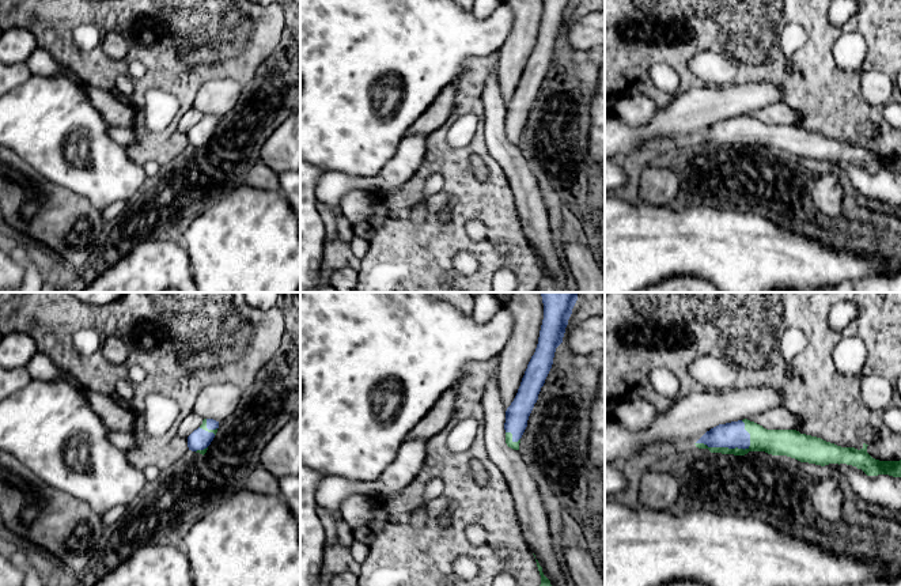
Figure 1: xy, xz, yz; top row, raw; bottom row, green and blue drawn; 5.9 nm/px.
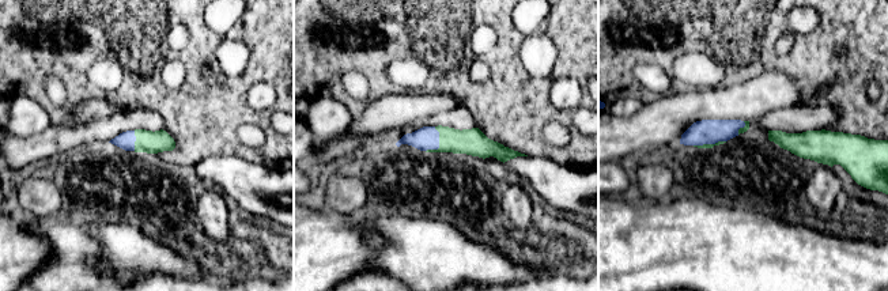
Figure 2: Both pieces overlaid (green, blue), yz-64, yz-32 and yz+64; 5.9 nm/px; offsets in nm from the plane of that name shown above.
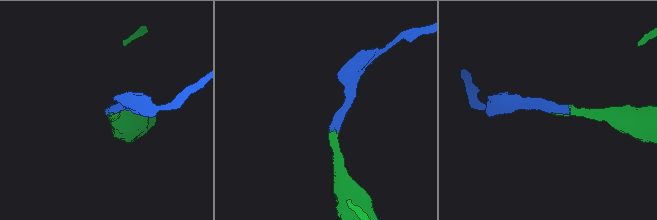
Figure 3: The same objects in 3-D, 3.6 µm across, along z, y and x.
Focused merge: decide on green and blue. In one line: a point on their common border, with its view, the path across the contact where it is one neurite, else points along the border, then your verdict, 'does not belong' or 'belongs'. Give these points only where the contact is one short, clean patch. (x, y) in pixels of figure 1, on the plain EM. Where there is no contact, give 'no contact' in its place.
yz (727, 143) | across yz (761, 135), (744, 144), (727, 143), (727, 136), (731, 131) | belongs

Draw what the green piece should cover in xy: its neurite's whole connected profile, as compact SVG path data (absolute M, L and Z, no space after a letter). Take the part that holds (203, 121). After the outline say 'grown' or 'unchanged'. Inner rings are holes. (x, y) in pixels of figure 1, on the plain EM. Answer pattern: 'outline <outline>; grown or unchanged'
outline M204 114L202 120L188 132L188 143L192 147L205 150L219 124L219 117Z; grown

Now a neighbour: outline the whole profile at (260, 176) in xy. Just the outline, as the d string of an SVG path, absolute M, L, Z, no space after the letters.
M262 160L257 162L247 173L246 184L264 190L280 190L280 178Z

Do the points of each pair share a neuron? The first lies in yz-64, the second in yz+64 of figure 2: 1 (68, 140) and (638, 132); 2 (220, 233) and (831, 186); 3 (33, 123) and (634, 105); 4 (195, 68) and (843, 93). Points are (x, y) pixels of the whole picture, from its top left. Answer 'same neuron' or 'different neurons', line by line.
1: different neurons
2: same neuron
3: same neuron
4: same neuron

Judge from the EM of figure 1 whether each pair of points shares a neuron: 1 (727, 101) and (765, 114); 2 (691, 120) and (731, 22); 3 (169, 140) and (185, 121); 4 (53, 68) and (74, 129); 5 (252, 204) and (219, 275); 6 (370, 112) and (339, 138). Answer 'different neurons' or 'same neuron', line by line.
1: different neurons
2: different neurons
3: different neurons
4: different neurons
5: same neuron
6: same neuron

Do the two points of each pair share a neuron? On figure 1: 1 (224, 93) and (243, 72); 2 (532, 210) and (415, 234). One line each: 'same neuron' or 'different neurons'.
1: different neurons
2: different neurons

